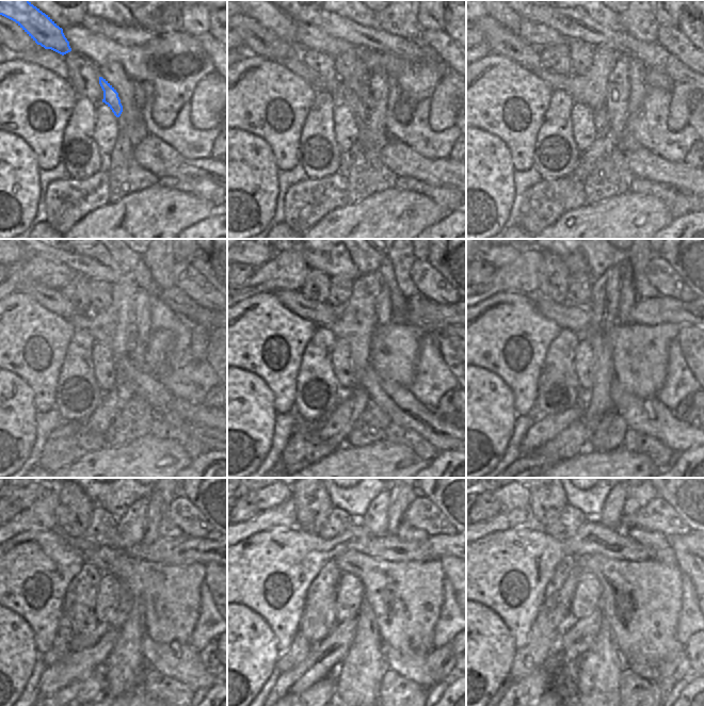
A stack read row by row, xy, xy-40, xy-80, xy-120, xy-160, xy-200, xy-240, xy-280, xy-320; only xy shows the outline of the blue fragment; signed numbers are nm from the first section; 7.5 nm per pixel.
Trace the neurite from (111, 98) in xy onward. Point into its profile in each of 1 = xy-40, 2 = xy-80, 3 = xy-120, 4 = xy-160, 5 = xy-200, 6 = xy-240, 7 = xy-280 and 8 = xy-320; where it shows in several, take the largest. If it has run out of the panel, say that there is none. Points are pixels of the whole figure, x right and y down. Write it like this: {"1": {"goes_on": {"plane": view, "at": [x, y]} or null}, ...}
{"1": {"goes_on": {"plane": "xy-40", "at": [349, 97]}}, "2": {"goes_on": {"plane": "xy-80", "at": [606, 137]}}, "3": {"goes_on": {"plane": "xy-120", "at": [128, 373]}}, "4": {"goes_on": {"plane": "xy-160", "at": [403, 410]}}, "5": {"goes_on": {"plane": "xy-200", "at": [649, 416]}}, "6": {"goes_on": {"plane": "xy-240", "at": [180, 661]}}, "7": {"goes_on": {"plane": "xy-280", "at": [414, 668]}}, "8": {"goes_on": {"plane": "xy-320", "at": [648, 672]}}}

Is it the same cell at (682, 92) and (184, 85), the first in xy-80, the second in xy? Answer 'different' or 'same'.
different

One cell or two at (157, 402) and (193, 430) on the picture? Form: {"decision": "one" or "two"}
{"decision": "one"}

